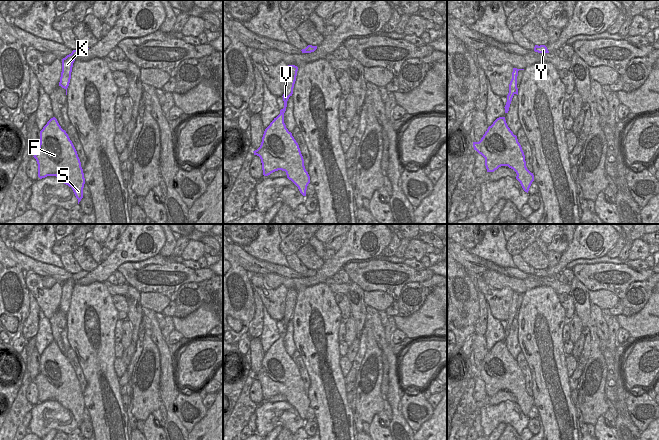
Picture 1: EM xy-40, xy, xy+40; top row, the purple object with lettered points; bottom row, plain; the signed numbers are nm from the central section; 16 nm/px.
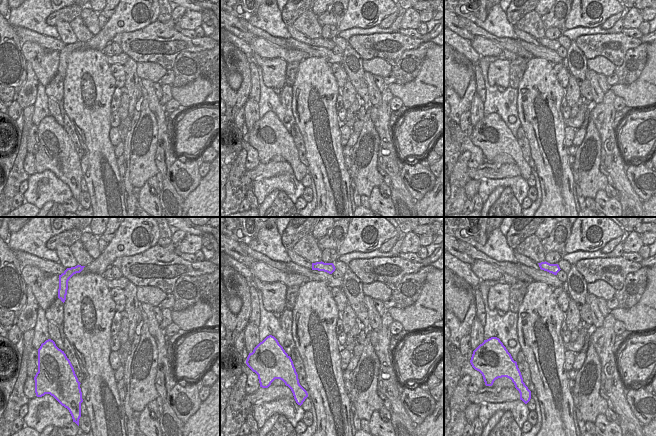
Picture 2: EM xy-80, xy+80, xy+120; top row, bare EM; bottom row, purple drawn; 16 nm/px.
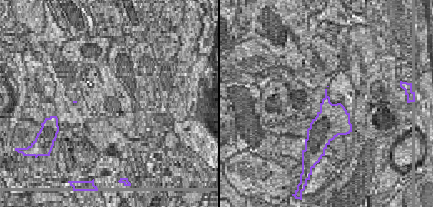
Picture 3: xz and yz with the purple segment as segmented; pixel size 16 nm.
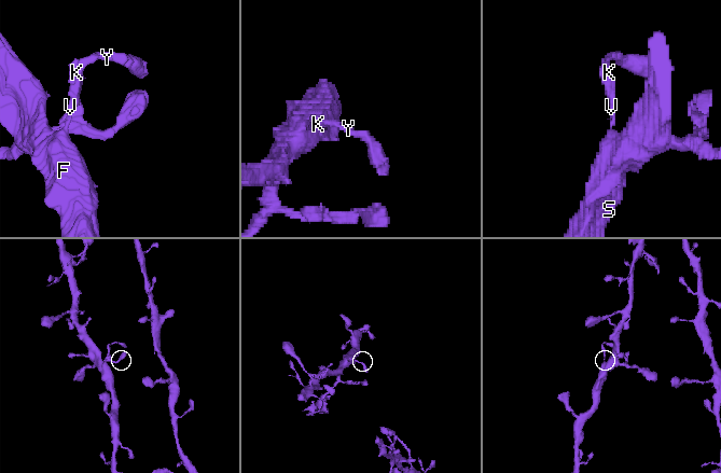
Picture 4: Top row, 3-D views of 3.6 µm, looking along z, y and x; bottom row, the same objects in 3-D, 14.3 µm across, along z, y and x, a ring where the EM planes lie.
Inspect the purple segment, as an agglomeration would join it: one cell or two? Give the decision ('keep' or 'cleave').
cleave

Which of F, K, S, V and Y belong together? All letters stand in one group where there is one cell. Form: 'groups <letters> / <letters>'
groups F S / K V Y

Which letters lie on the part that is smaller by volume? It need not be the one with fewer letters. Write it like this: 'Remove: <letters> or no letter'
Remove: K, V, Y

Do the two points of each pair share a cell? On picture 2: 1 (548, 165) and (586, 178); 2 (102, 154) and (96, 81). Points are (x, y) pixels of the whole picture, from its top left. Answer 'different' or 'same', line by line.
1: different
2: same

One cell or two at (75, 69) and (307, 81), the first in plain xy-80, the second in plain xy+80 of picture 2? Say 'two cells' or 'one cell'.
one cell

